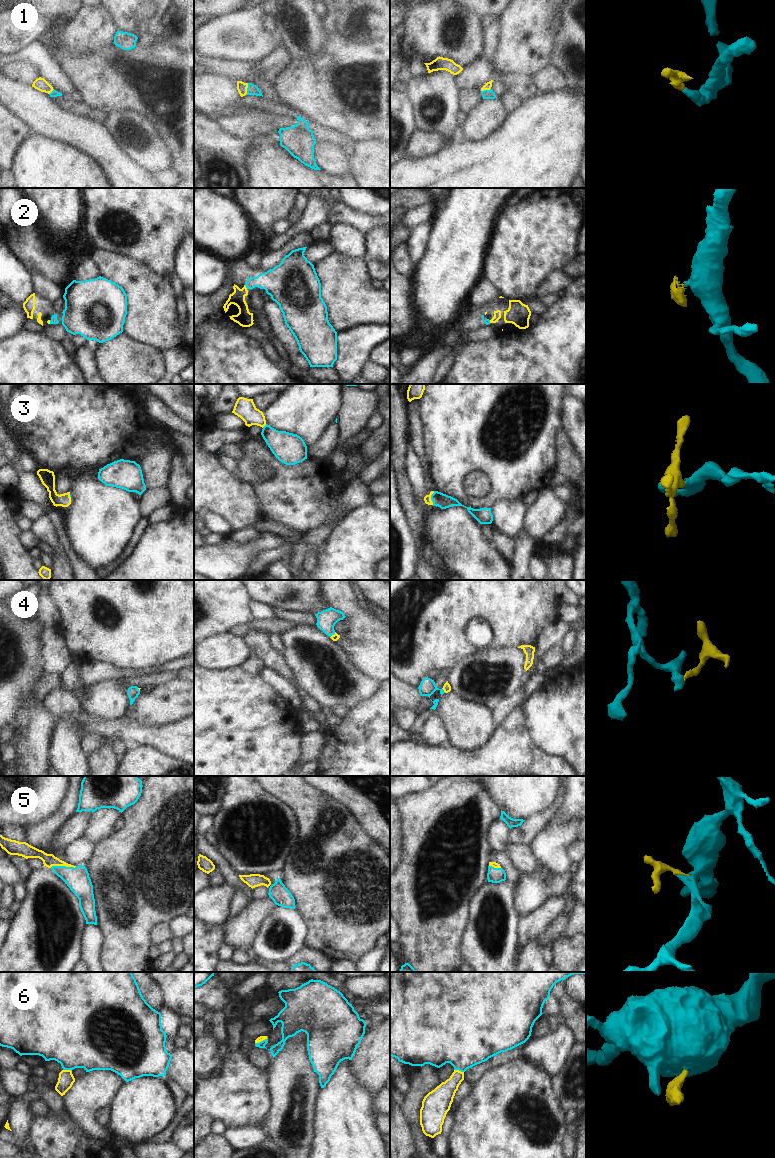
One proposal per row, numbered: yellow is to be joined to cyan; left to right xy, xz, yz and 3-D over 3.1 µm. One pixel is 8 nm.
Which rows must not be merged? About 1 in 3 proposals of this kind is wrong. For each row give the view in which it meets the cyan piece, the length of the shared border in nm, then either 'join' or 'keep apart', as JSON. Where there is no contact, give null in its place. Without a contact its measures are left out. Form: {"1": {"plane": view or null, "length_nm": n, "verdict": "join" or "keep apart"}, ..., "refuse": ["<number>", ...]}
{"1": {"plane": "xz", "length_nm": 100, "verdict": "join"}, "2": {"plane": "xz", "length_nm": 40, "verdict": "join"}, "3": {"plane": "yz", "length_nm": 110, "verdict": "join"}, "4": {"plane": "yz", "length_nm": 50, "verdict": "join"}, "5": {"plane": "xy", "length_nm": 200, "verdict": "join"}, "6": {"plane": "yz", "length_nm": 80, "verdict": "join"}, "refuse": []}

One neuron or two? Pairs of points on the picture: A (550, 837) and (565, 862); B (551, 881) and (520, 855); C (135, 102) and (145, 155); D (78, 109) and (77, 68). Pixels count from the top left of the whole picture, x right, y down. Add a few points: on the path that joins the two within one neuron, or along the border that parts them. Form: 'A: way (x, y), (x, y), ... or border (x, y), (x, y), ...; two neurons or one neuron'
A: way (550, 843), (550, 847), (559, 856); one neuron
B: way (546, 873), (541, 868), (528, 863); one neuron
C: border (113, 111), (137, 111), (155, 126); two neurons
D: border (83, 101), (91, 109); two neurons

